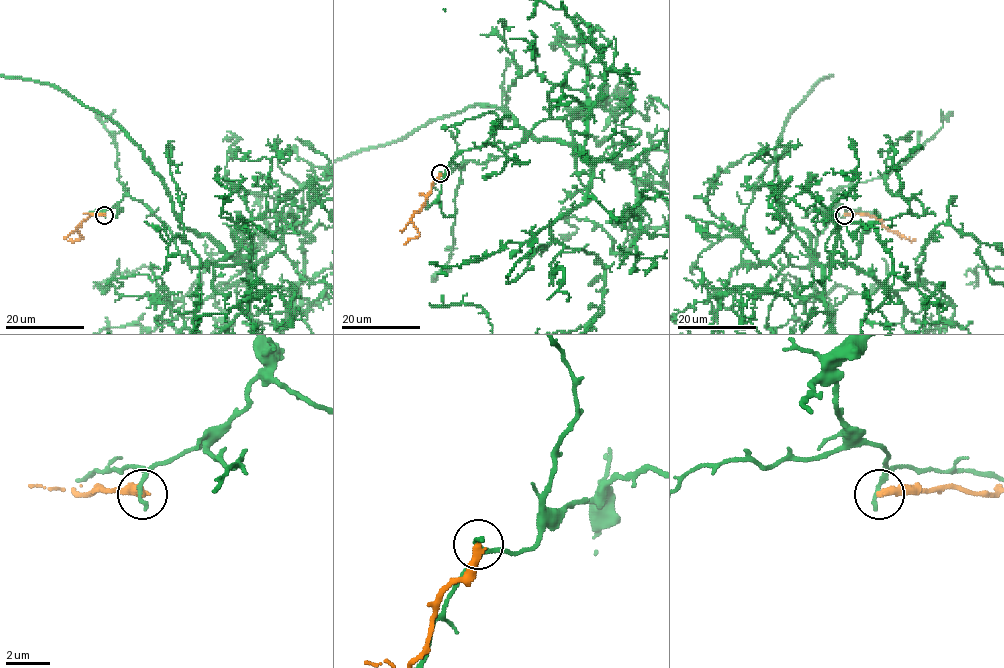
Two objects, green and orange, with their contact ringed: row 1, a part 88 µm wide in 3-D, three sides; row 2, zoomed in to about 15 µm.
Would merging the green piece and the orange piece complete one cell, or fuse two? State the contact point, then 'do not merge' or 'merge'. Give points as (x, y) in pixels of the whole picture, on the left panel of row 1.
(104, 215) | do not merge

